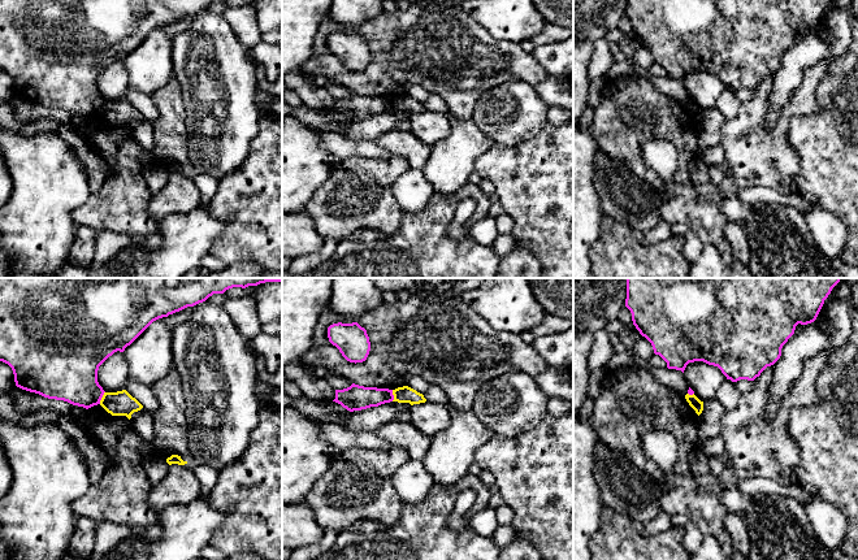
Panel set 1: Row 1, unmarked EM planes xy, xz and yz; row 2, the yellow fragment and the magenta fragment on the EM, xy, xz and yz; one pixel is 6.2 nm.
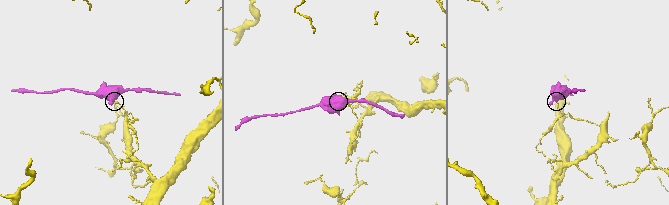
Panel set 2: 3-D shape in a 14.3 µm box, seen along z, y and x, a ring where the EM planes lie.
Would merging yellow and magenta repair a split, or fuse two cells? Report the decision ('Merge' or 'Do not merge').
Do not merge

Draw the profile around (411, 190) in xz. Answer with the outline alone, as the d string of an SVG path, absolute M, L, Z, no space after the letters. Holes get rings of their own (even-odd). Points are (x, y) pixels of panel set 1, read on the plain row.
M410 168L396 178L391 192L403 213L420 213L428 207L436 191L424 177L422 169Z

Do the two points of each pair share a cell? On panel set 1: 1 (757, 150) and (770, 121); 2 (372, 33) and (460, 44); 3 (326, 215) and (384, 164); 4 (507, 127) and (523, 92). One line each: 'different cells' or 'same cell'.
1: different cells
2: same cell
3: same cell
4: same cell

